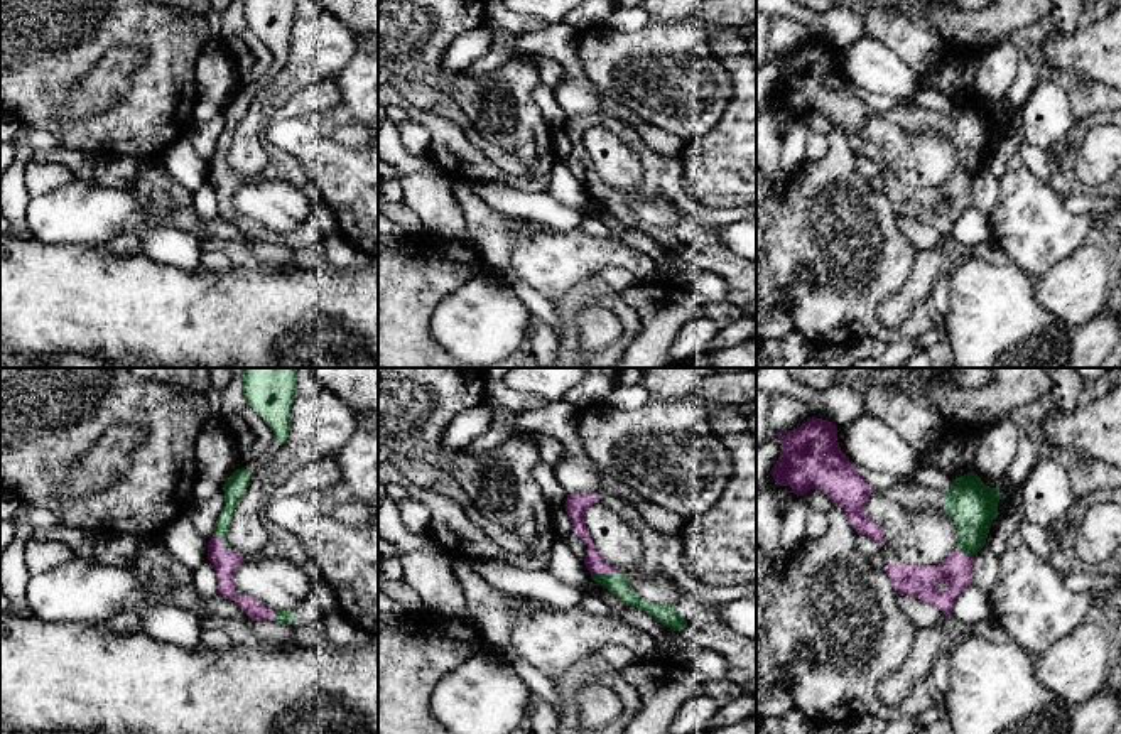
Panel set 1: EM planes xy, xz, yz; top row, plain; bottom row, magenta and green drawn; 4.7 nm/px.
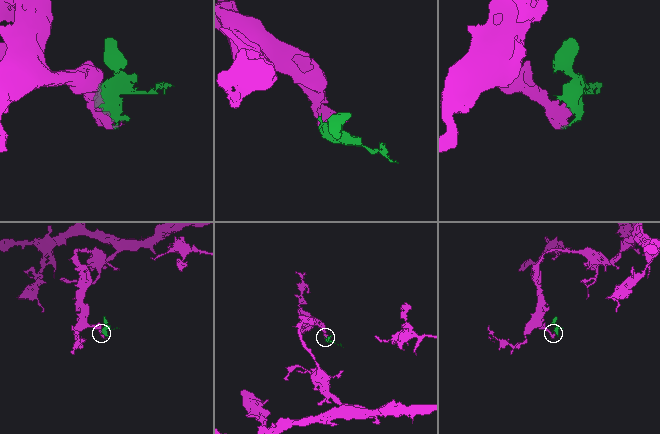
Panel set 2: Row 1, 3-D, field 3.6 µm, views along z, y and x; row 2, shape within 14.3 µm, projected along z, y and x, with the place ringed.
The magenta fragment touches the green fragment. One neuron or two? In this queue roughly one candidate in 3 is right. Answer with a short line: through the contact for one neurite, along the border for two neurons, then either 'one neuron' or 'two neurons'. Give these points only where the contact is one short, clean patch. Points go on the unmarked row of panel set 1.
one neuron

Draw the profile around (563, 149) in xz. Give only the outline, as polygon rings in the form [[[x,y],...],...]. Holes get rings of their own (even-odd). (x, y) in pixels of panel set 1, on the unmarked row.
[[[564,128],[552,133],[554,157],[566,160],[572,154],[571,140]]]

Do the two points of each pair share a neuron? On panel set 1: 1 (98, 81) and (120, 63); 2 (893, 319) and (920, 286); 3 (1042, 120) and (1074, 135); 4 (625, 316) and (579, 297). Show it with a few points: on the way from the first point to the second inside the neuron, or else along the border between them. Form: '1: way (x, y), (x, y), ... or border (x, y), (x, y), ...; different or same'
1: way (103, 80), (115, 68); same
2: way (895, 311), (912, 294); same
3: border (1074, 125), (1045, 149); different
4: way (615, 304), (608, 297), (591, 297); same

